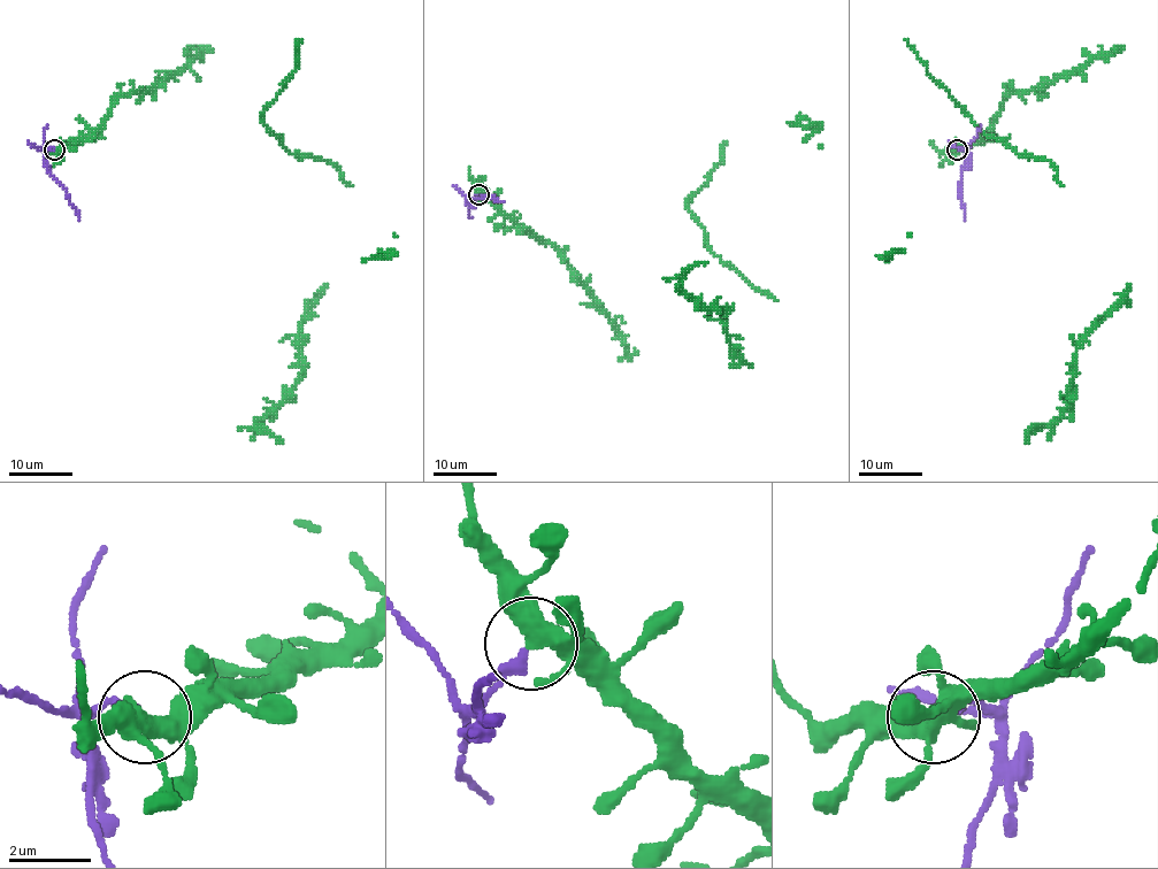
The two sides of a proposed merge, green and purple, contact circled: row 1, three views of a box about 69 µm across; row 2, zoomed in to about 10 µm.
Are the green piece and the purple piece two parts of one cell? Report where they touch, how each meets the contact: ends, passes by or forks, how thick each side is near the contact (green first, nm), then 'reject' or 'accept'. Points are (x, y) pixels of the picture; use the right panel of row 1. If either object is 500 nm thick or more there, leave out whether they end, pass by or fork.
at (957, 150); green forks there; purple ends there; 360 nm thick on the green side, 240 nm on the other; reject

